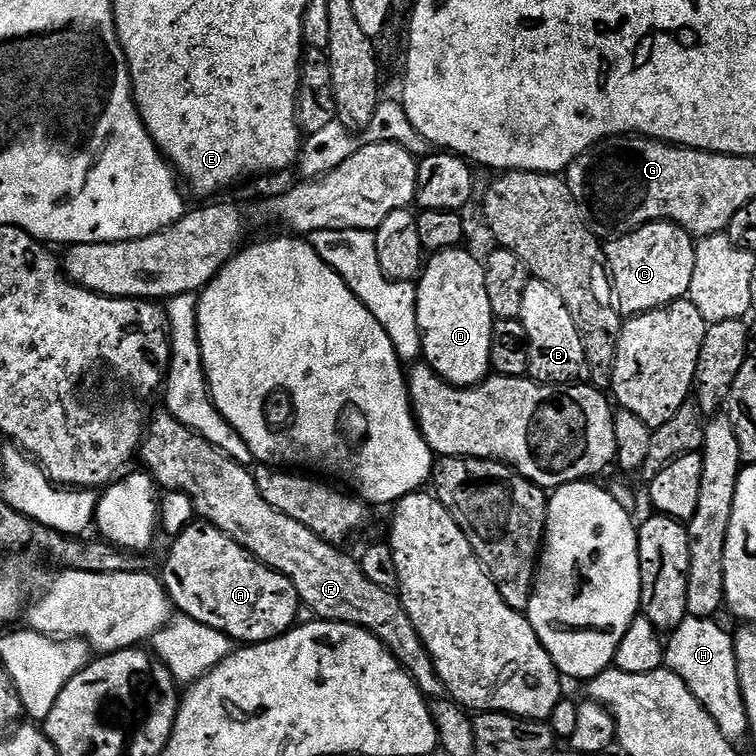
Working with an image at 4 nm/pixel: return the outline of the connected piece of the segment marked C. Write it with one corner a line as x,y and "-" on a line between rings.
658,220
655,224
643,224
630,234
603,245
608,274
612,277
615,303
625,317
631,318
655,308
666,308
675,300
683,300
690,290
690,278
694,278
694,254
696,245
692,233
677,224

